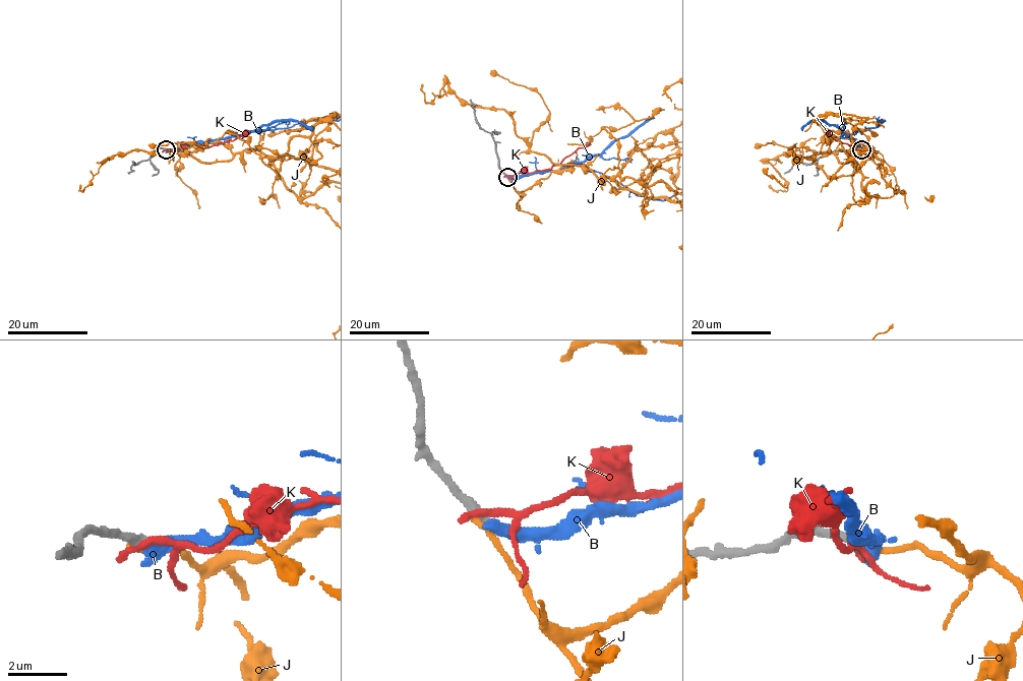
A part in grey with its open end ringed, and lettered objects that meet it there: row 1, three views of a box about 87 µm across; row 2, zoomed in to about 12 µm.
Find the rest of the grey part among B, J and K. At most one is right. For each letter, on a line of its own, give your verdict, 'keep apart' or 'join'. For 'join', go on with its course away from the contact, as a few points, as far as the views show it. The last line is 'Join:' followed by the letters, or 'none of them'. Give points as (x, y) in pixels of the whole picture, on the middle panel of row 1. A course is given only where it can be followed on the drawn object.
B: keep apart
J: keep apart
K: keep apart
Join: none of them

